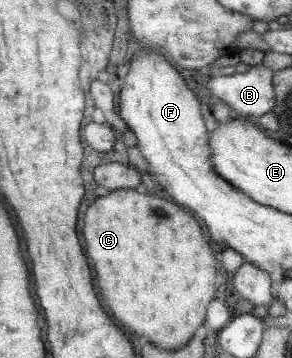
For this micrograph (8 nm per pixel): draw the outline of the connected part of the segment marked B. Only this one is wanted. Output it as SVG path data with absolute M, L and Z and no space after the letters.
M264 64L254 65L244 73L215 73L207 86L210 94L223 100L232 110L232 117L258 120L276 104L273 76L275 70Z

